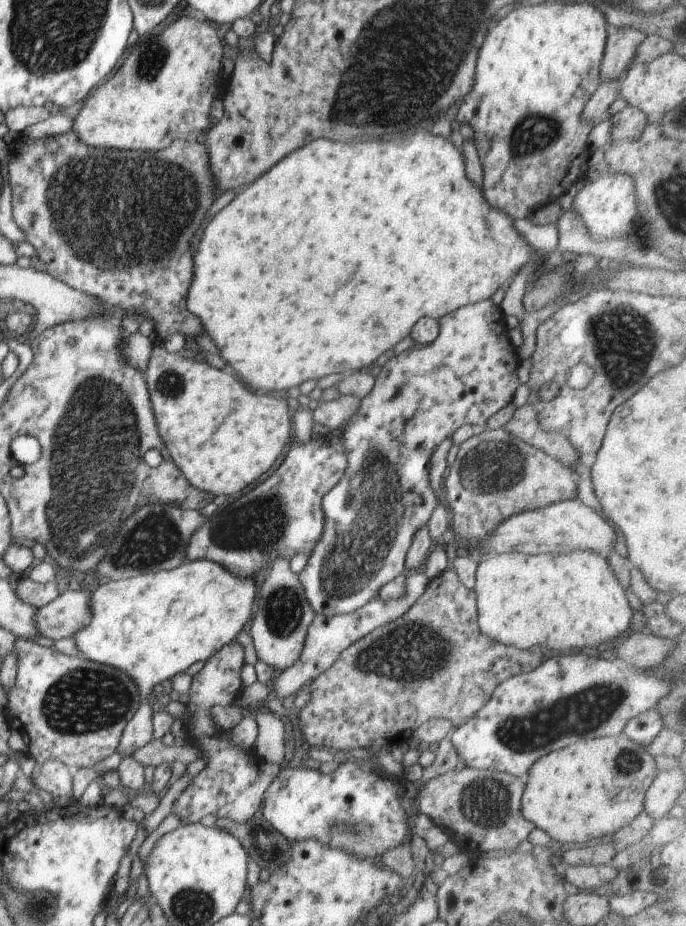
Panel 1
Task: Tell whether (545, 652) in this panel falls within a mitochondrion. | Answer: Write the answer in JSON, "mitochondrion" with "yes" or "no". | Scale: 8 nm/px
{"mitochondrion":"no"}

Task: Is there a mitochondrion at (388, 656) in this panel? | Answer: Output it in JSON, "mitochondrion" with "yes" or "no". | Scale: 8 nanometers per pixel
{"mitochondrion":"yes"}

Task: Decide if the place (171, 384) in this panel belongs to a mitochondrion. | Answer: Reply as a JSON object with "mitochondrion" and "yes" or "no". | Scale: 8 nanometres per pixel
{"mitochondrion":"yes"}

